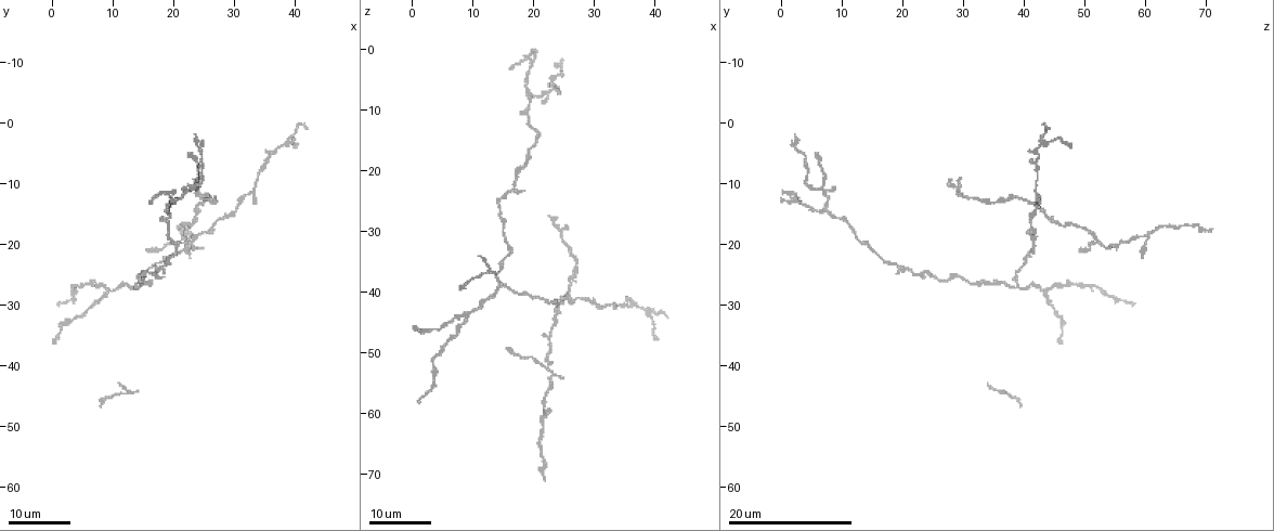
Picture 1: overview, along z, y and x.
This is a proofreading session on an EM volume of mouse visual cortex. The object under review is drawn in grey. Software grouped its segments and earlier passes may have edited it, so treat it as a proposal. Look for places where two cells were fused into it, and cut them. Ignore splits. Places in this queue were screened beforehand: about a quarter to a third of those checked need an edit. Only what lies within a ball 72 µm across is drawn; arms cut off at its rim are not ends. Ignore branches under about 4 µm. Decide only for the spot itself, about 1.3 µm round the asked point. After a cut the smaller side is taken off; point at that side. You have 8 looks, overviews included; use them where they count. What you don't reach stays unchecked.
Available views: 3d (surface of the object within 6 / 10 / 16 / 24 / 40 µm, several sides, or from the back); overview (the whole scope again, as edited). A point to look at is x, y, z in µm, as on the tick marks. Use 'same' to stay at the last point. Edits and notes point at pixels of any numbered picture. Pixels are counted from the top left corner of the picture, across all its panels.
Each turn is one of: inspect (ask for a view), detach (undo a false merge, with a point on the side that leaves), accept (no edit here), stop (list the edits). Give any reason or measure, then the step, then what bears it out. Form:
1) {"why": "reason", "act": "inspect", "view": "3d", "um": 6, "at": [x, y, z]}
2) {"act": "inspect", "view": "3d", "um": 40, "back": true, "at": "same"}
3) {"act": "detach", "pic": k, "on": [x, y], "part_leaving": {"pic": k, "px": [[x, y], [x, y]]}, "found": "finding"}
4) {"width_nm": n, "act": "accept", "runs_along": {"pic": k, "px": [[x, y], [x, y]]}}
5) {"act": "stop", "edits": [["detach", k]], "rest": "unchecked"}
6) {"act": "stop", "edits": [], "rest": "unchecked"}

{"why": "sudden change in width", "act": "inspect", "view": "3d", "um": 16, "at": [34.0, 8.0, 42.5]}

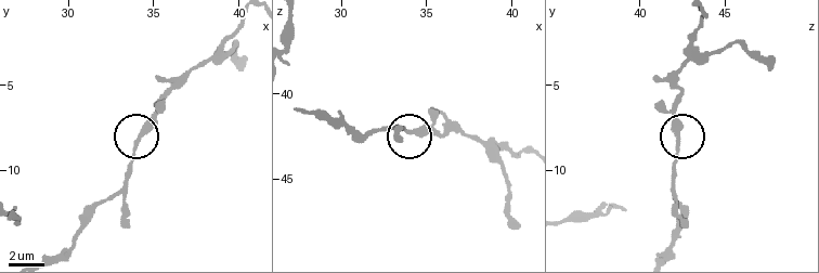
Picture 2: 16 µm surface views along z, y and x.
{"act": "inspect", "view": "3d", "um": 6, "at": [34.0, 8.3, 42.2]}

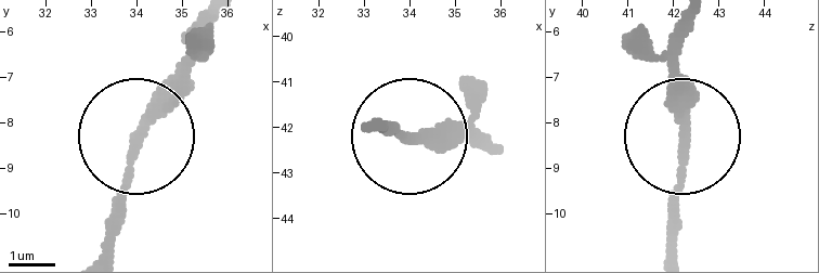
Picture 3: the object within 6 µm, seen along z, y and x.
{"act": "accept", "runs_along": {"pic": 3, "px": [[672, 247], [684, 85], [672, 42]]}, "found": "all the same cell"}

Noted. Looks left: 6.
{"act": "inspect", "view": "3d", "um": 16, "at": [22.5, 20.0, 52.5]}

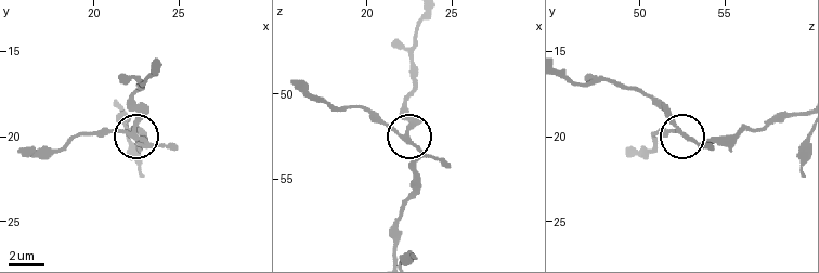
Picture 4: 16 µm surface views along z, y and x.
{"why": "zoom in", "act": "inspect", "view": "3d", "um": 6, "at": [22.3, 19.8, 52.5]}

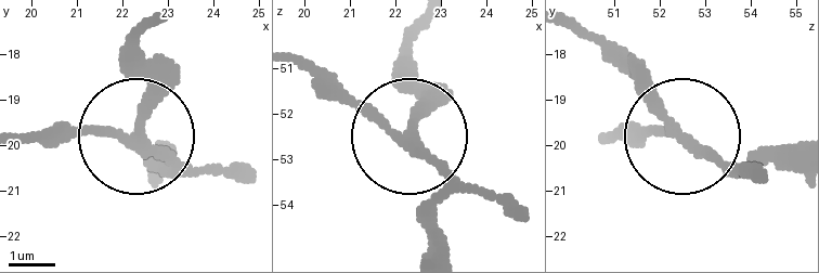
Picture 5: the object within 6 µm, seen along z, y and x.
{"width_nm": 190, "act": "accept", "found": "continuous, no second cell"}

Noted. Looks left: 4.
{"why": "thin neck", "act": "inspect", "view": "3d", "um": 16, "at": [23.0, 17.0, 47.0]}

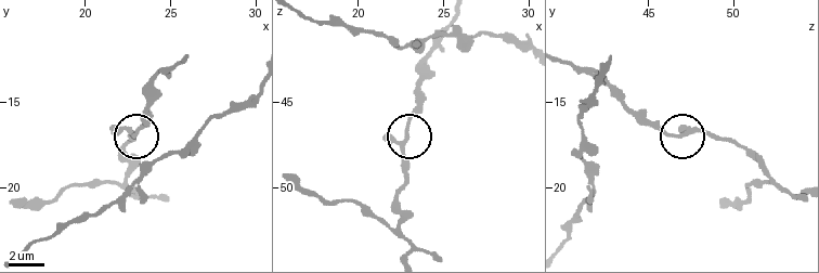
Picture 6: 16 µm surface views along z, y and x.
{"act": "inspect", "view": "3d", "um": 6, "at": [22.9, 16.9, 46.5]}

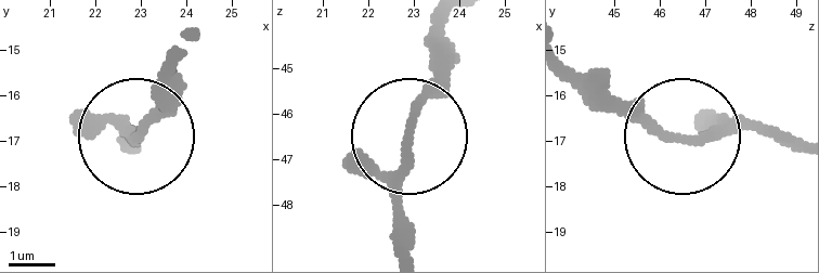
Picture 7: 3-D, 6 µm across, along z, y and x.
{"width_nm": 210, "act": "accept", "found": "continuous, no second cell"}

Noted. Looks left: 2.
{"act": "inspect", "view": "3d", "um": 16, "at": [38.5, 3.0, 43.0]}

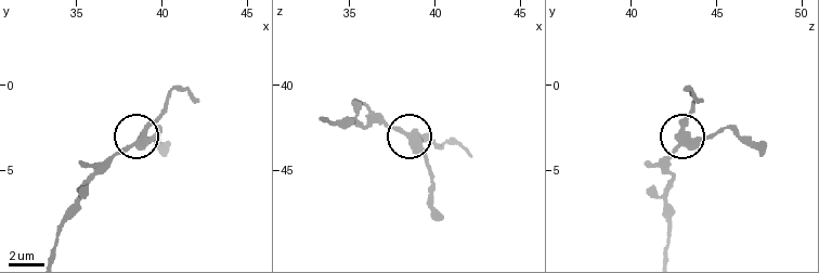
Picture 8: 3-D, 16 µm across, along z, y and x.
{"act": "inspect", "view": "3d", "um": 6, "at": [38.9, 2.9, 43.1]}

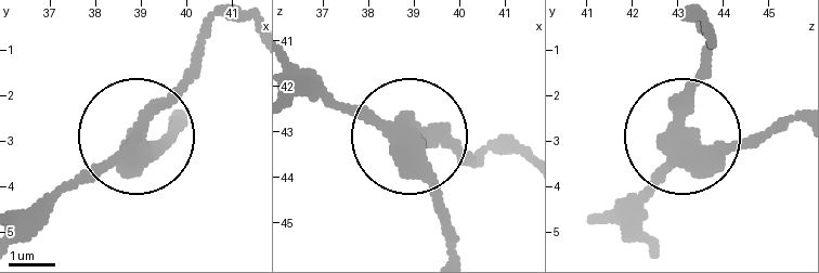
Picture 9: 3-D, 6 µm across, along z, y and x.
{"act": "accept", "runs_along": {"pic": 9, "px": [[26, 225], [197, 54]]}, "found": "continuous, no second cell"}

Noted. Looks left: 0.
{"act": "stop", "edits": [], "rest": "unchecked"}

